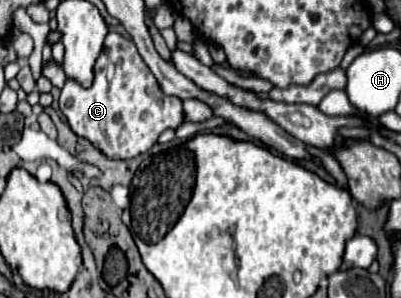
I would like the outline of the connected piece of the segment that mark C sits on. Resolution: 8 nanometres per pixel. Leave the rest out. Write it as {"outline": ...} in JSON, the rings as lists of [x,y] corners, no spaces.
{"outline":[[[108,32],[104,48],[94,66],[94,82],[84,88],[74,80],[66,80],[60,94],[60,110],[68,118],[74,134],[92,142],[108,158],[128,160],[150,150],[166,128],[184,124],[186,114],[182,100],[166,96],[130,38]]]}

